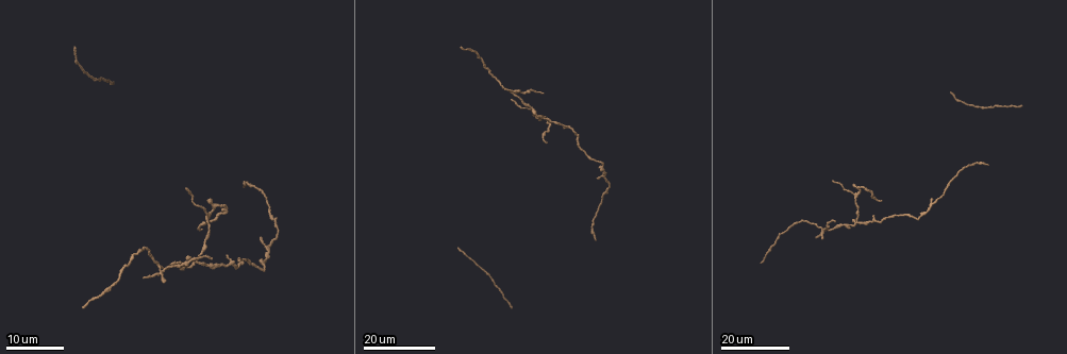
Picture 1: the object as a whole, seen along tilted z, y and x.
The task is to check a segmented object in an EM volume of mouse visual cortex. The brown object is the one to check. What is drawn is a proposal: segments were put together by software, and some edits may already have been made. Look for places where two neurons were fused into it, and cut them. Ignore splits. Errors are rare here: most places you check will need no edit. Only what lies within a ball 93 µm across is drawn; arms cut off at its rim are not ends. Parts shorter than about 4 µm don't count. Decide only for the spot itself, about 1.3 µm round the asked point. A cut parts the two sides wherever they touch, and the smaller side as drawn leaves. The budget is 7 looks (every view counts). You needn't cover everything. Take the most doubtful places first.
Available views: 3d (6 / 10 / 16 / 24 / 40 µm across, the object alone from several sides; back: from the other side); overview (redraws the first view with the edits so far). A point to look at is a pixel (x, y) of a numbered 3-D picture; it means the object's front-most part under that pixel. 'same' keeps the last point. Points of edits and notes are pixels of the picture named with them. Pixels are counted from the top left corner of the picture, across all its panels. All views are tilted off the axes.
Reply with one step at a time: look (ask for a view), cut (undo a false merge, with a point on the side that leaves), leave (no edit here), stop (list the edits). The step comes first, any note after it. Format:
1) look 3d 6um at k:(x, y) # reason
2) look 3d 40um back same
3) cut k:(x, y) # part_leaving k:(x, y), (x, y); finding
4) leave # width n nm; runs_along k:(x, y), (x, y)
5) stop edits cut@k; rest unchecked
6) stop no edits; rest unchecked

look 3d 16um at 1:(858, 219) # four or more arms meet

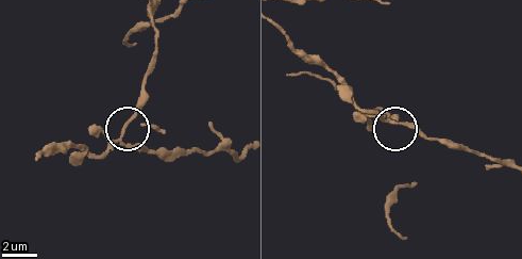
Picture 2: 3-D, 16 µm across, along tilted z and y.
look 3d 10um at 2:(120, 137)

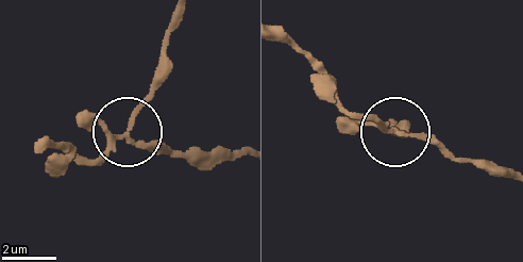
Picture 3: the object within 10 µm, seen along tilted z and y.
cut 3:(151, 95) # arms 4; part_leaving 3:(127, 128), (150, 91), (173, 15); a second neuron is stuck on

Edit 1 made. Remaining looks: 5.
look 3d 16um at 1:(158, 267) # four arms meet

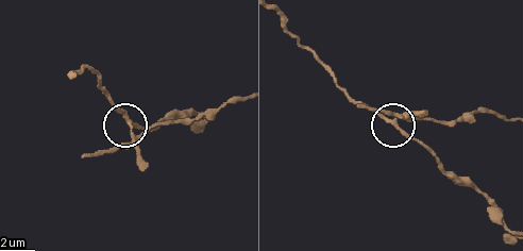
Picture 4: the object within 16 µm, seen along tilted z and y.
look 3d 10um at 4:(396, 122) # zoom in

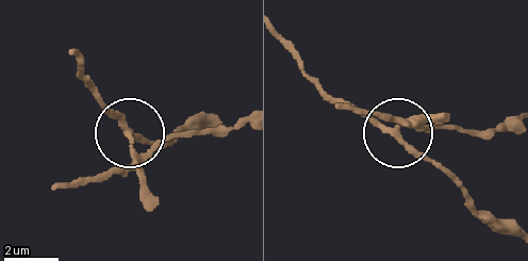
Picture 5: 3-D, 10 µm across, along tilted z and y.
cut 5:(165, 136) # part_leaving 5:(136, 164), (166, 141), (242, 127); two neurons meet here

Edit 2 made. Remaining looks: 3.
look overview

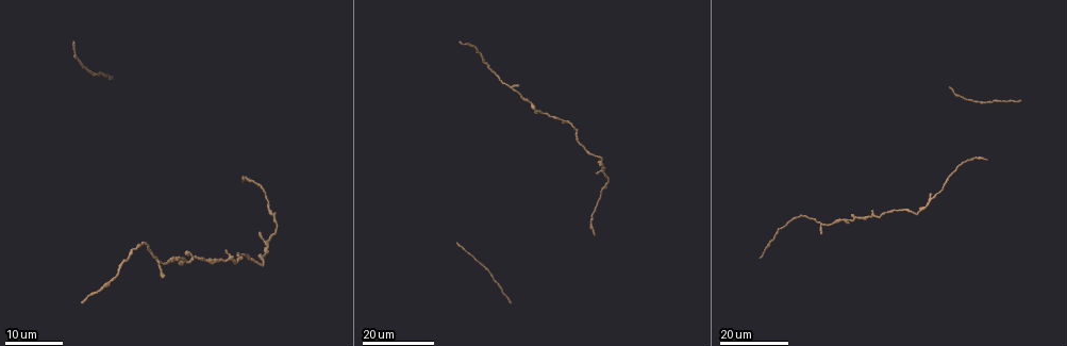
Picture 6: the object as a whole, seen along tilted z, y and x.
look 3d 16um at 6:(228, 258) # two arms in line, one across

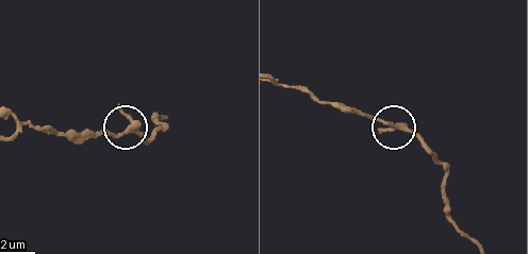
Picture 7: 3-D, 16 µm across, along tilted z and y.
look 3d 10um at 7:(395, 125) # zoom in

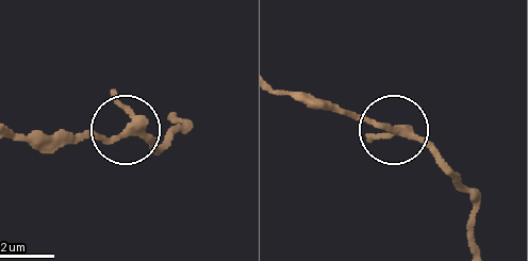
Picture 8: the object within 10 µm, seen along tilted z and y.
leave # width 240 nm; one neuron here

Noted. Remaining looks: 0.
stop edits cut@3, cut@5; rest unchecked

